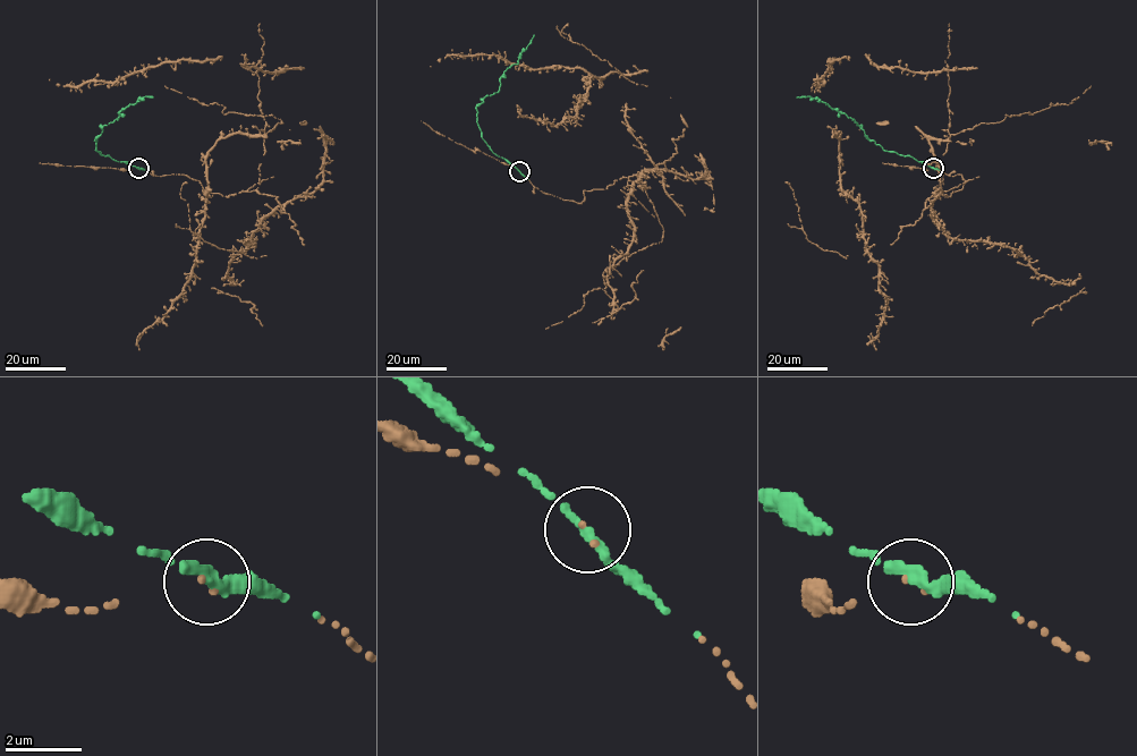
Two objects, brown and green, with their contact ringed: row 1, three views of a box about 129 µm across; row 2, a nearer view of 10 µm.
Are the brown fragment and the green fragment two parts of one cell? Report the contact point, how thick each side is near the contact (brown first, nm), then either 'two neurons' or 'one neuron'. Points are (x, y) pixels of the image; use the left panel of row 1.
at (138, 168); 70 nm thick on the brown side, 280 nm on the other; two neurons

